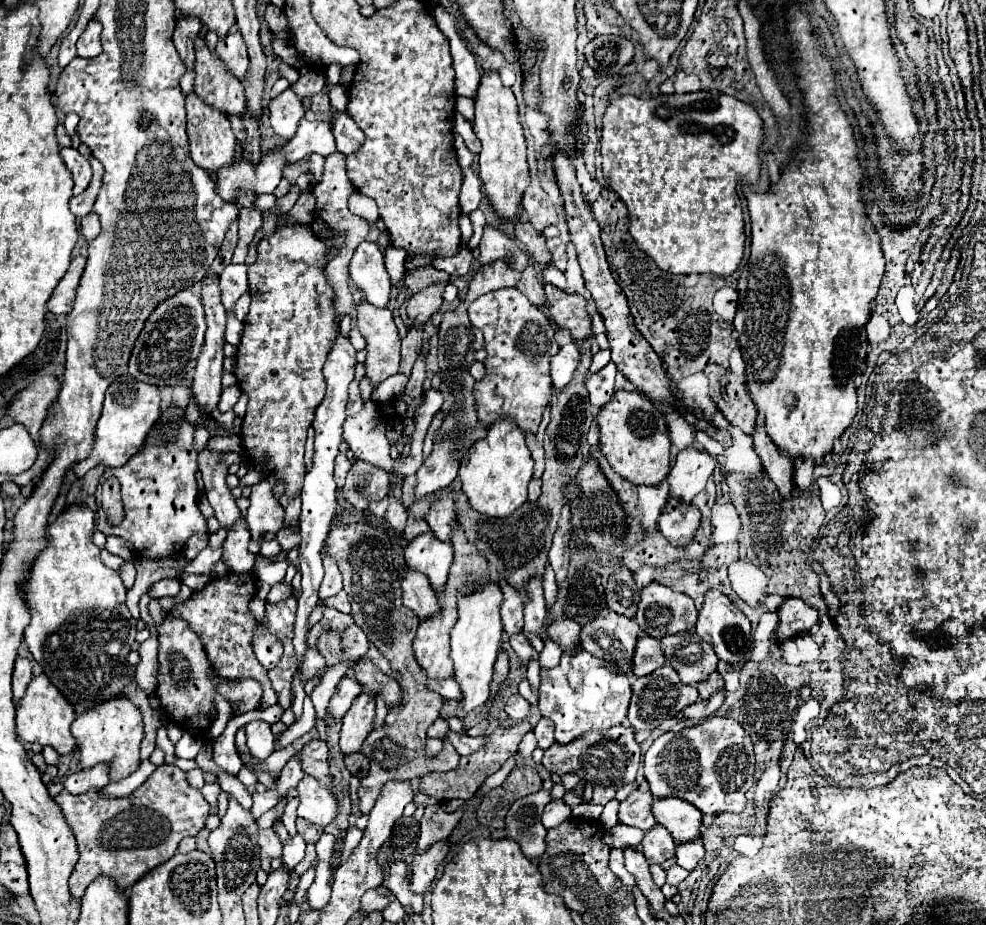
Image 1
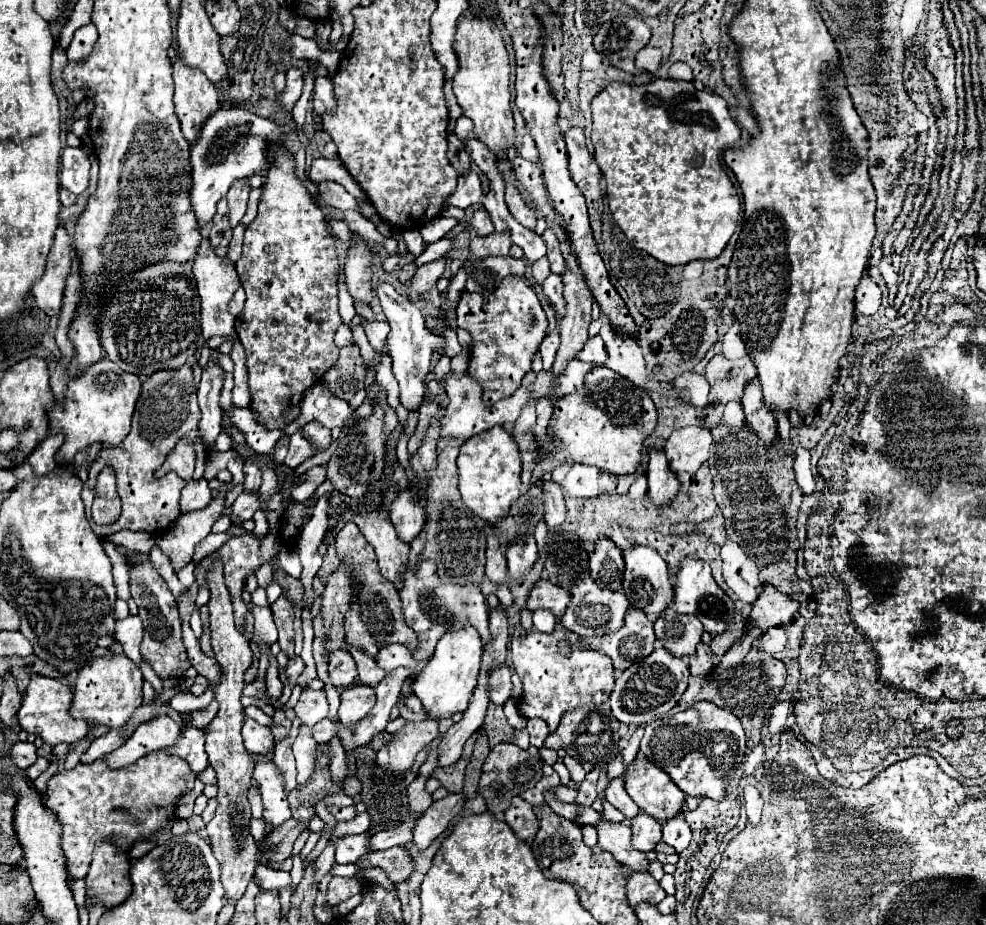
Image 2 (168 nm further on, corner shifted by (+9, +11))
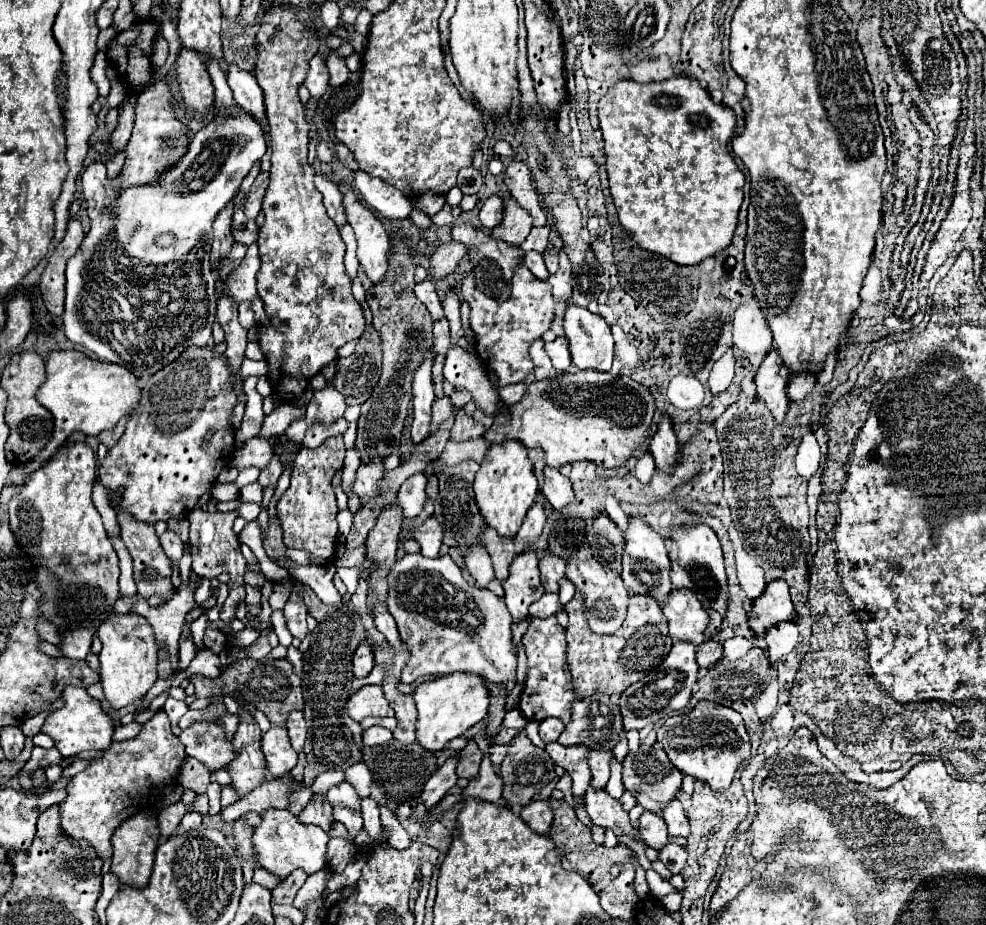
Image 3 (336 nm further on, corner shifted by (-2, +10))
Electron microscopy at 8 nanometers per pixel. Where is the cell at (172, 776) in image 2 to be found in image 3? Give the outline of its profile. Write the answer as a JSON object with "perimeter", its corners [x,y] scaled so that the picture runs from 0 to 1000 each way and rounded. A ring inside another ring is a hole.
{"perimeter":[[[167,768],[157,770],[141,796],[127,802],[115,802],[102,819],[92,824],[90,832],[80,835],[68,845],[68,863],[60,869],[60,891],[64,899],[74,908],[88,908],[100,928],[109,930],[109,923],[113,923],[115,897],[145,876],[133,858],[165,856],[165,852],[180,850],[188,819],[188,809],[173,791]]]}

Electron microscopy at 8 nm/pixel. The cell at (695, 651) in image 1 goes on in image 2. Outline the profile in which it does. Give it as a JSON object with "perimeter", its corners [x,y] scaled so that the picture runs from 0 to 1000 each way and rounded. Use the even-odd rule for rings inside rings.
{"perimeter":[[[675,656],[667,665],[663,682],[667,693],[673,695],[677,704],[686,706],[686,710],[700,710],[702,706],[706,706],[706,697],[710,695],[714,678],[710,676],[706,665],[688,663],[682,656]]]}

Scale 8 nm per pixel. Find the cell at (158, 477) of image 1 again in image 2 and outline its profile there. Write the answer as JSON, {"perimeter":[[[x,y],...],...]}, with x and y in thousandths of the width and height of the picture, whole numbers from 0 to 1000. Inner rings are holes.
{"perimeter":[[[187,392],[181,399],[164,399],[154,403],[146,414],[142,429],[138,434],[138,444],[134,451],[134,466],[130,472],[118,481],[103,485],[93,505],[90,506],[89,519],[85,522],[82,537],[86,546],[87,558],[91,563],[93,574],[99,581],[114,578],[124,572],[134,574],[150,574],[150,576],[164,576],[170,572],[183,557],[183,531],[187,529],[189,520],[183,518],[176,509],[170,509],[164,516],[158,516],[158,509],[164,505],[170,490],[176,485],[178,477],[183,472],[193,472],[199,479],[199,507],[195,518],[203,518],[209,503],[209,483],[203,477],[201,470],[201,455],[203,455],[203,442],[199,434],[199,412],[195,405],[195,397]],[[105,505],[116,505],[118,518],[120,518],[120,533],[124,539],[124,557],[118,565],[97,570],[92,557],[93,544],[96,539],[96,524],[99,511]]]}

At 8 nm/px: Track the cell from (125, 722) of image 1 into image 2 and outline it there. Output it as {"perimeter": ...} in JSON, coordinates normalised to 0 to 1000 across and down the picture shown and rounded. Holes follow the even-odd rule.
{"perimeter":[[[112,704],[105,710],[95,710],[89,719],[79,728],[73,775],[87,777],[91,784],[108,784],[112,788],[122,788],[128,784],[132,773],[144,762],[144,725],[128,710]]]}

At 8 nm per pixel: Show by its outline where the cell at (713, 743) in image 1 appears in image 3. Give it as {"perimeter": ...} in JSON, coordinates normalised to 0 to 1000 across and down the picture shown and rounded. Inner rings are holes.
{"perimeter":[[[711,757],[701,770],[676,776],[666,791],[666,802],[672,806],[685,830],[695,839],[719,848],[721,854],[739,852],[752,824],[762,817],[762,802],[752,772],[719,757]]]}

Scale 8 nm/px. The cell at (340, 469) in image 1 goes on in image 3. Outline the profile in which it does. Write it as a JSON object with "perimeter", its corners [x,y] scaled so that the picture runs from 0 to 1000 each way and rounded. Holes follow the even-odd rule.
{"perimeter":[[[334,413],[334,417],[330,422],[317,426],[317,432],[313,435],[311,448],[309,448],[311,461],[313,463],[317,463],[319,458],[336,461],[336,458],[340,458],[340,454],[344,454],[348,450],[350,441],[352,441],[350,430]]]}

